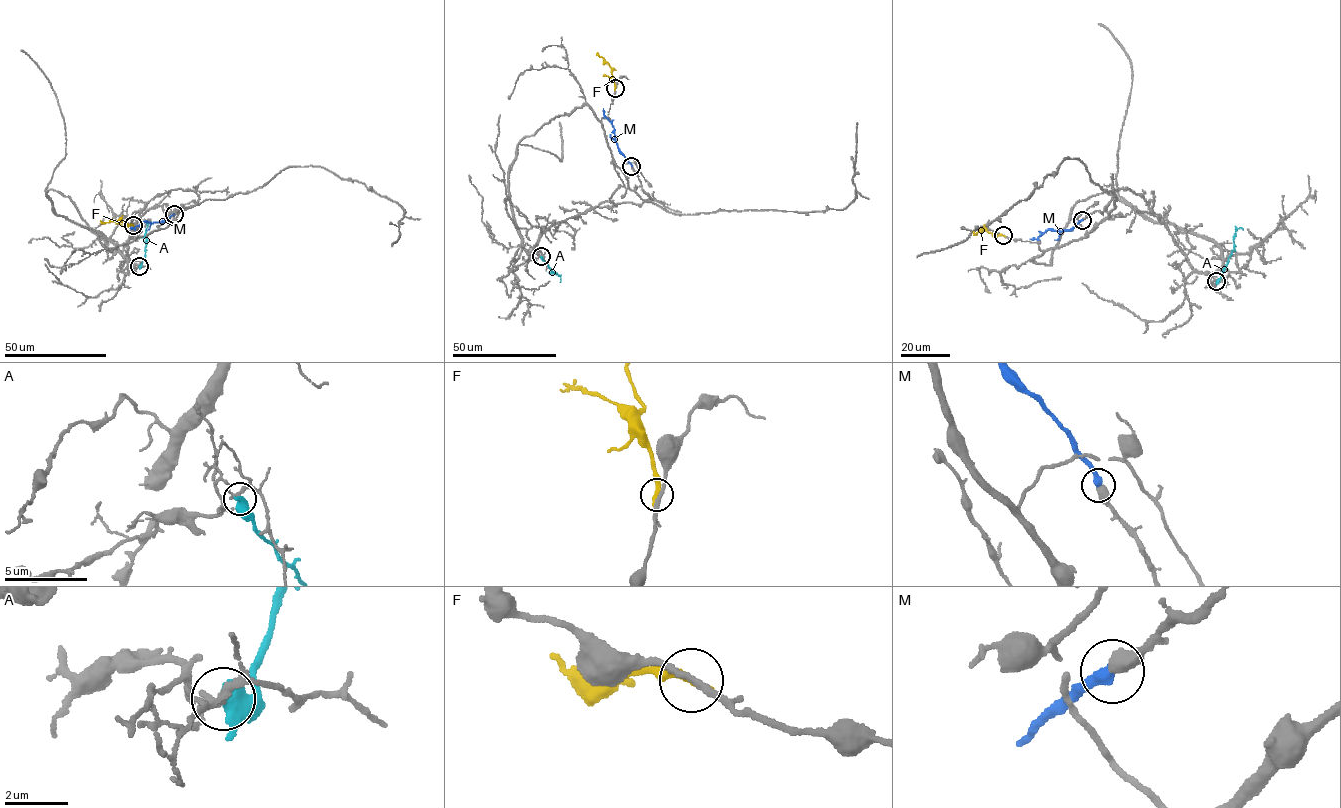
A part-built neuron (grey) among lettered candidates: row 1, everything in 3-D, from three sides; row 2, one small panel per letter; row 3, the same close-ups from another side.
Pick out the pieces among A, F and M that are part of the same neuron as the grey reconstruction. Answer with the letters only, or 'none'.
M

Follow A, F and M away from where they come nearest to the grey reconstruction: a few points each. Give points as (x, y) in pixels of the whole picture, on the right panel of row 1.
A: (1216, 281), (1234, 246), (1235, 229), (1243, 230)
F: (1003, 235), (983, 229), (976, 234), (973, 231)
M: (1082, 220), (1072, 229), (1047, 229), (1037, 238), (1030, 238)

